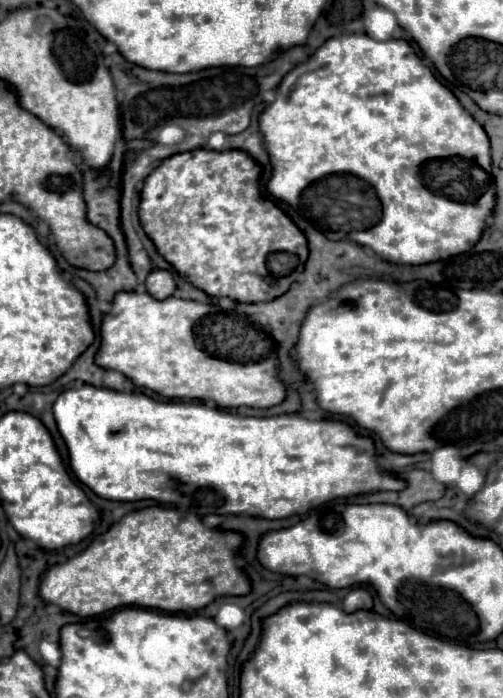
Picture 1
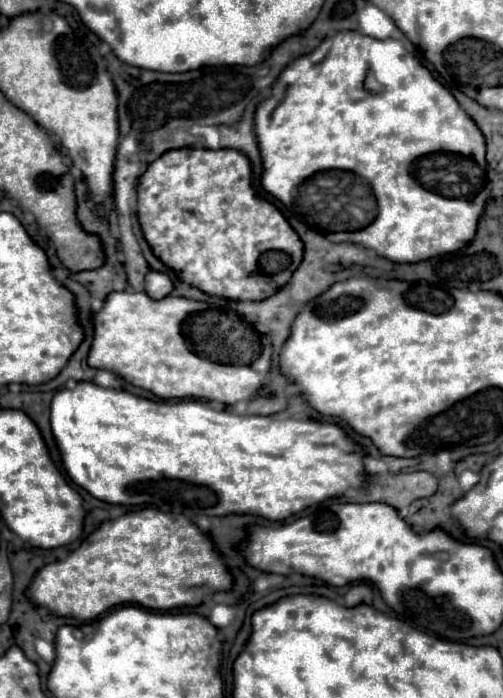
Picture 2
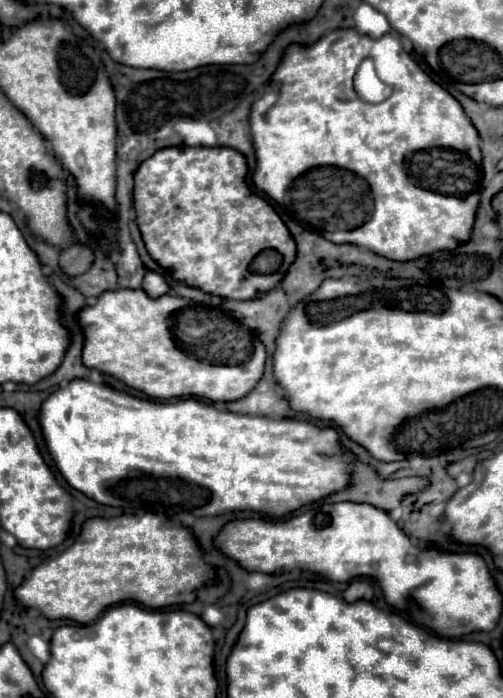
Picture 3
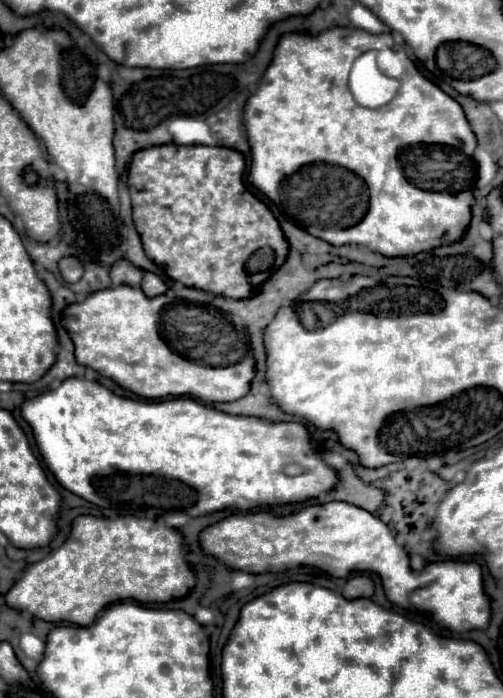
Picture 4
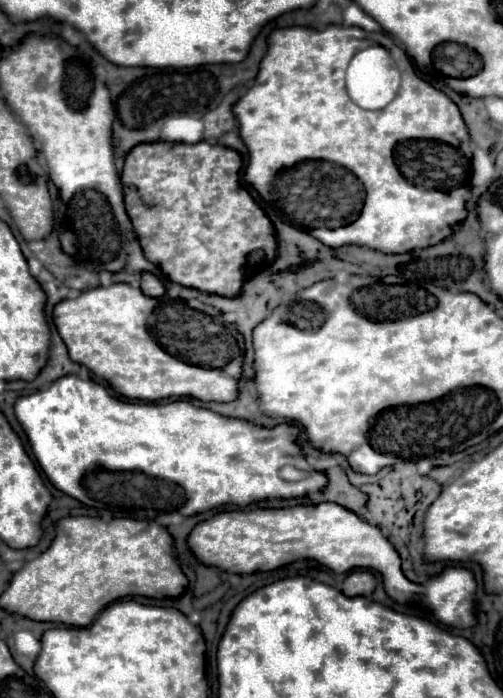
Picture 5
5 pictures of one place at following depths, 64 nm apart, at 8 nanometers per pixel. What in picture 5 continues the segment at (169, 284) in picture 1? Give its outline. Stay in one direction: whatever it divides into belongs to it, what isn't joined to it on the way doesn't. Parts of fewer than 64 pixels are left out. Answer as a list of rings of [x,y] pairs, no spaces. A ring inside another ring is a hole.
[[[142,274],[142,278],[140,278],[140,288],[142,288],[142,292],[146,294],[146,296],[150,296],[150,298],[160,298],[160,296],[164,296],[166,294],[166,288],[164,288],[164,284],[160,282],[160,278],[156,278],[154,274]]]

